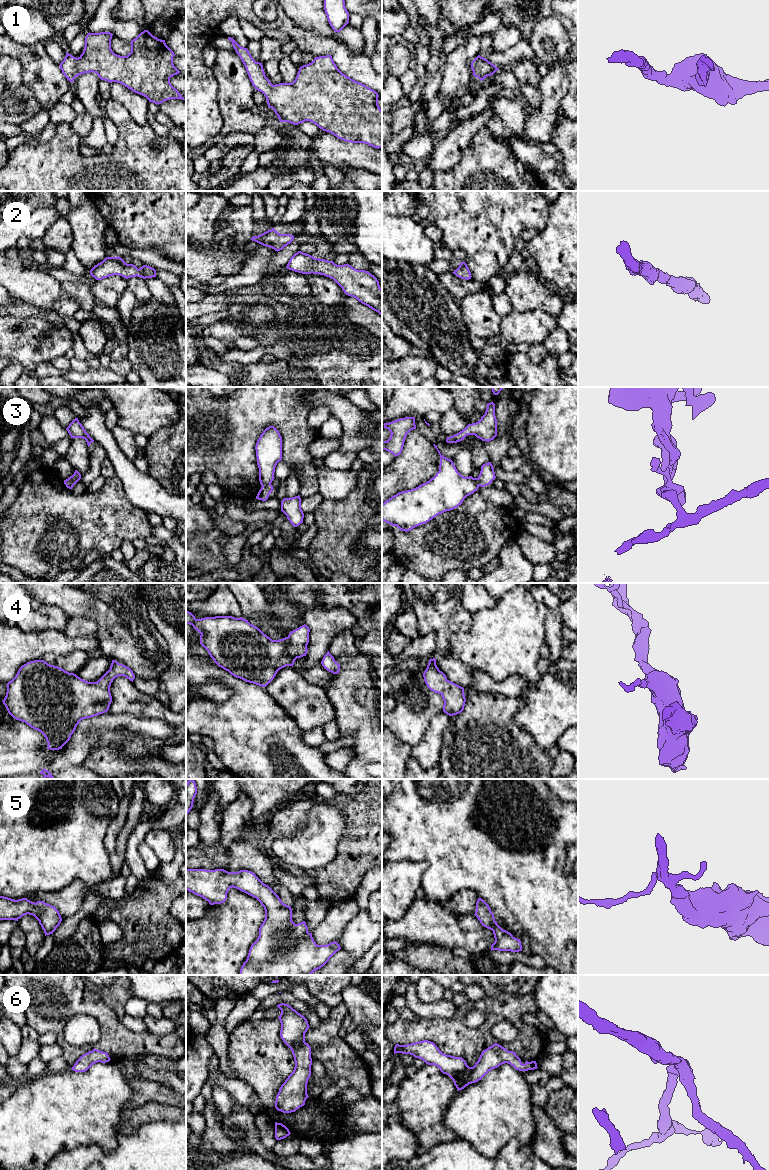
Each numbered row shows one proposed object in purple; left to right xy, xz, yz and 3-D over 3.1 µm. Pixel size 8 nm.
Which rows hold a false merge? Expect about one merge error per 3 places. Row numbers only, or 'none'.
3

